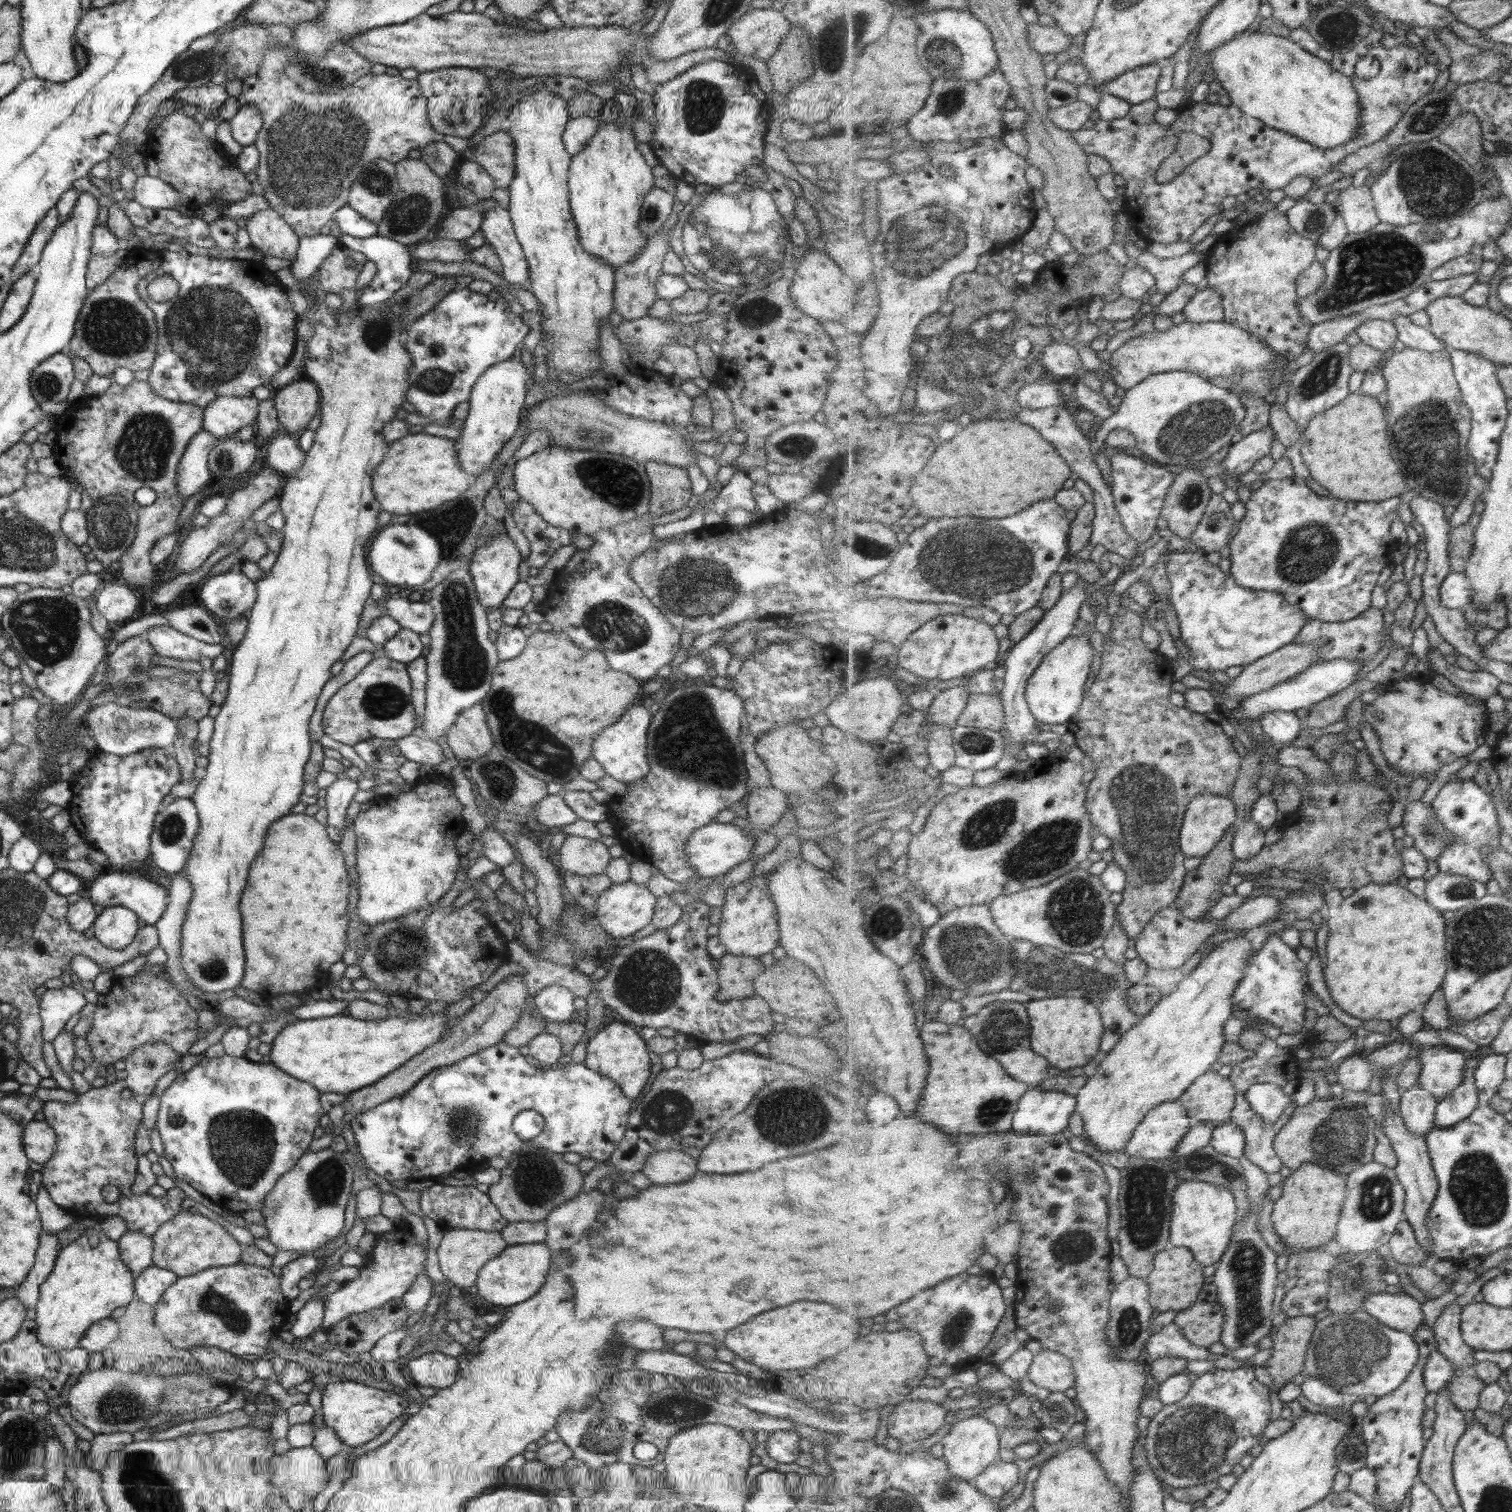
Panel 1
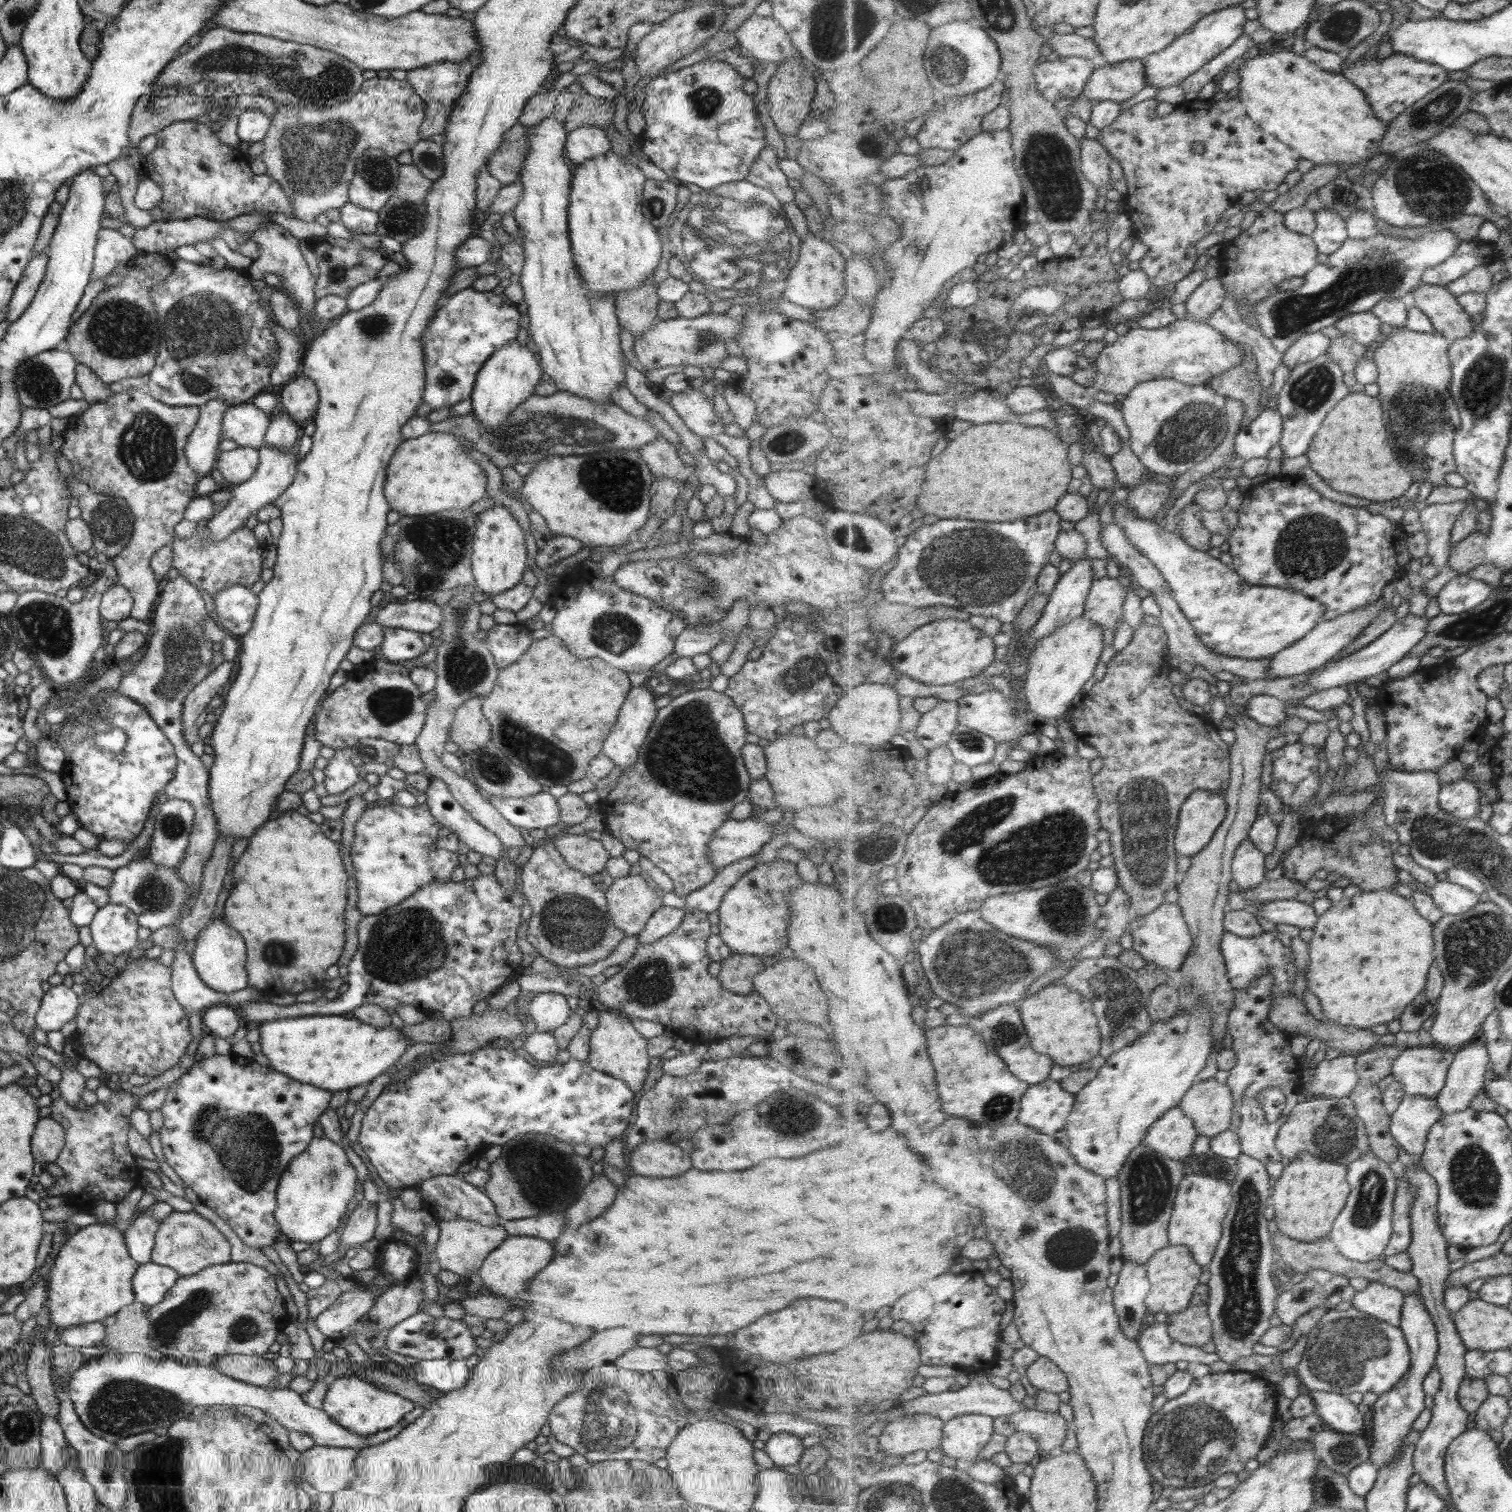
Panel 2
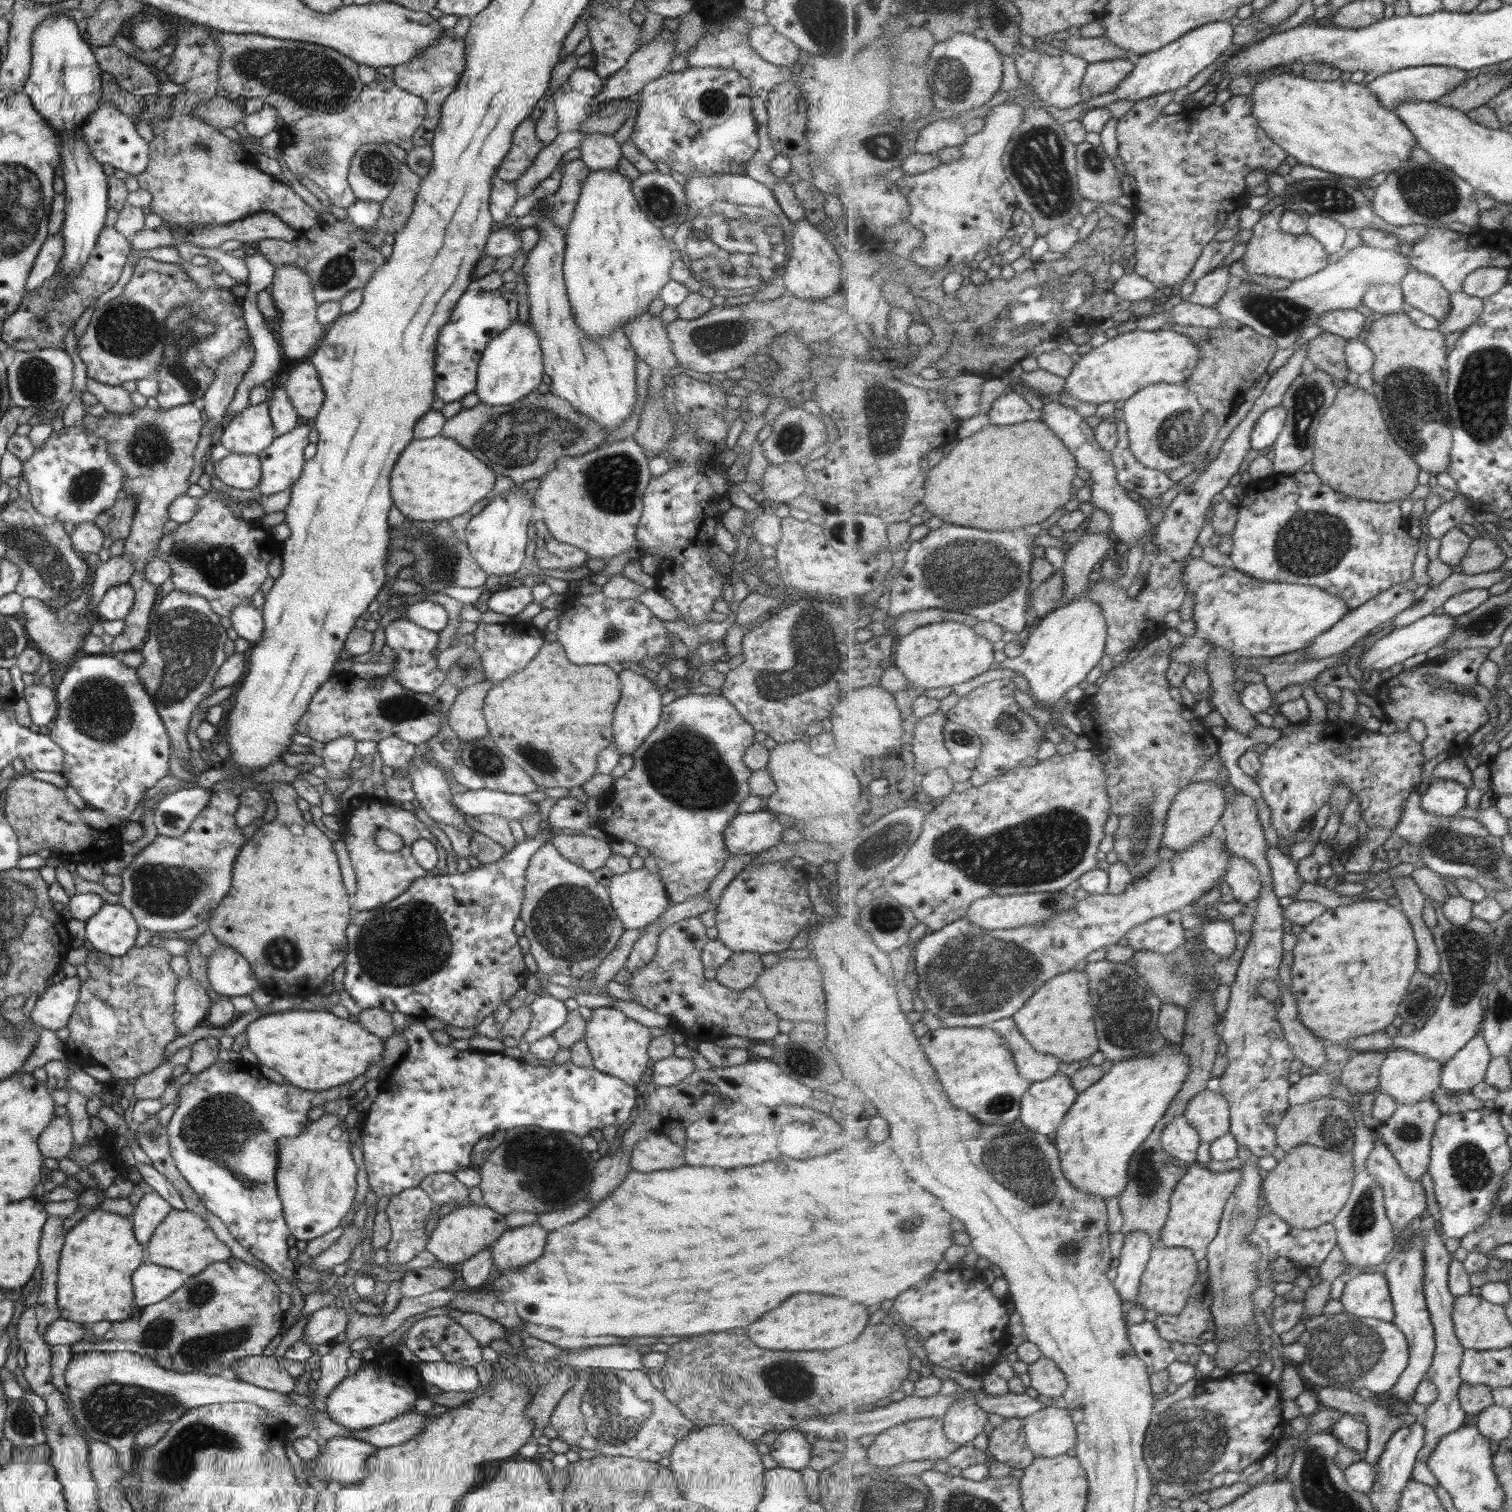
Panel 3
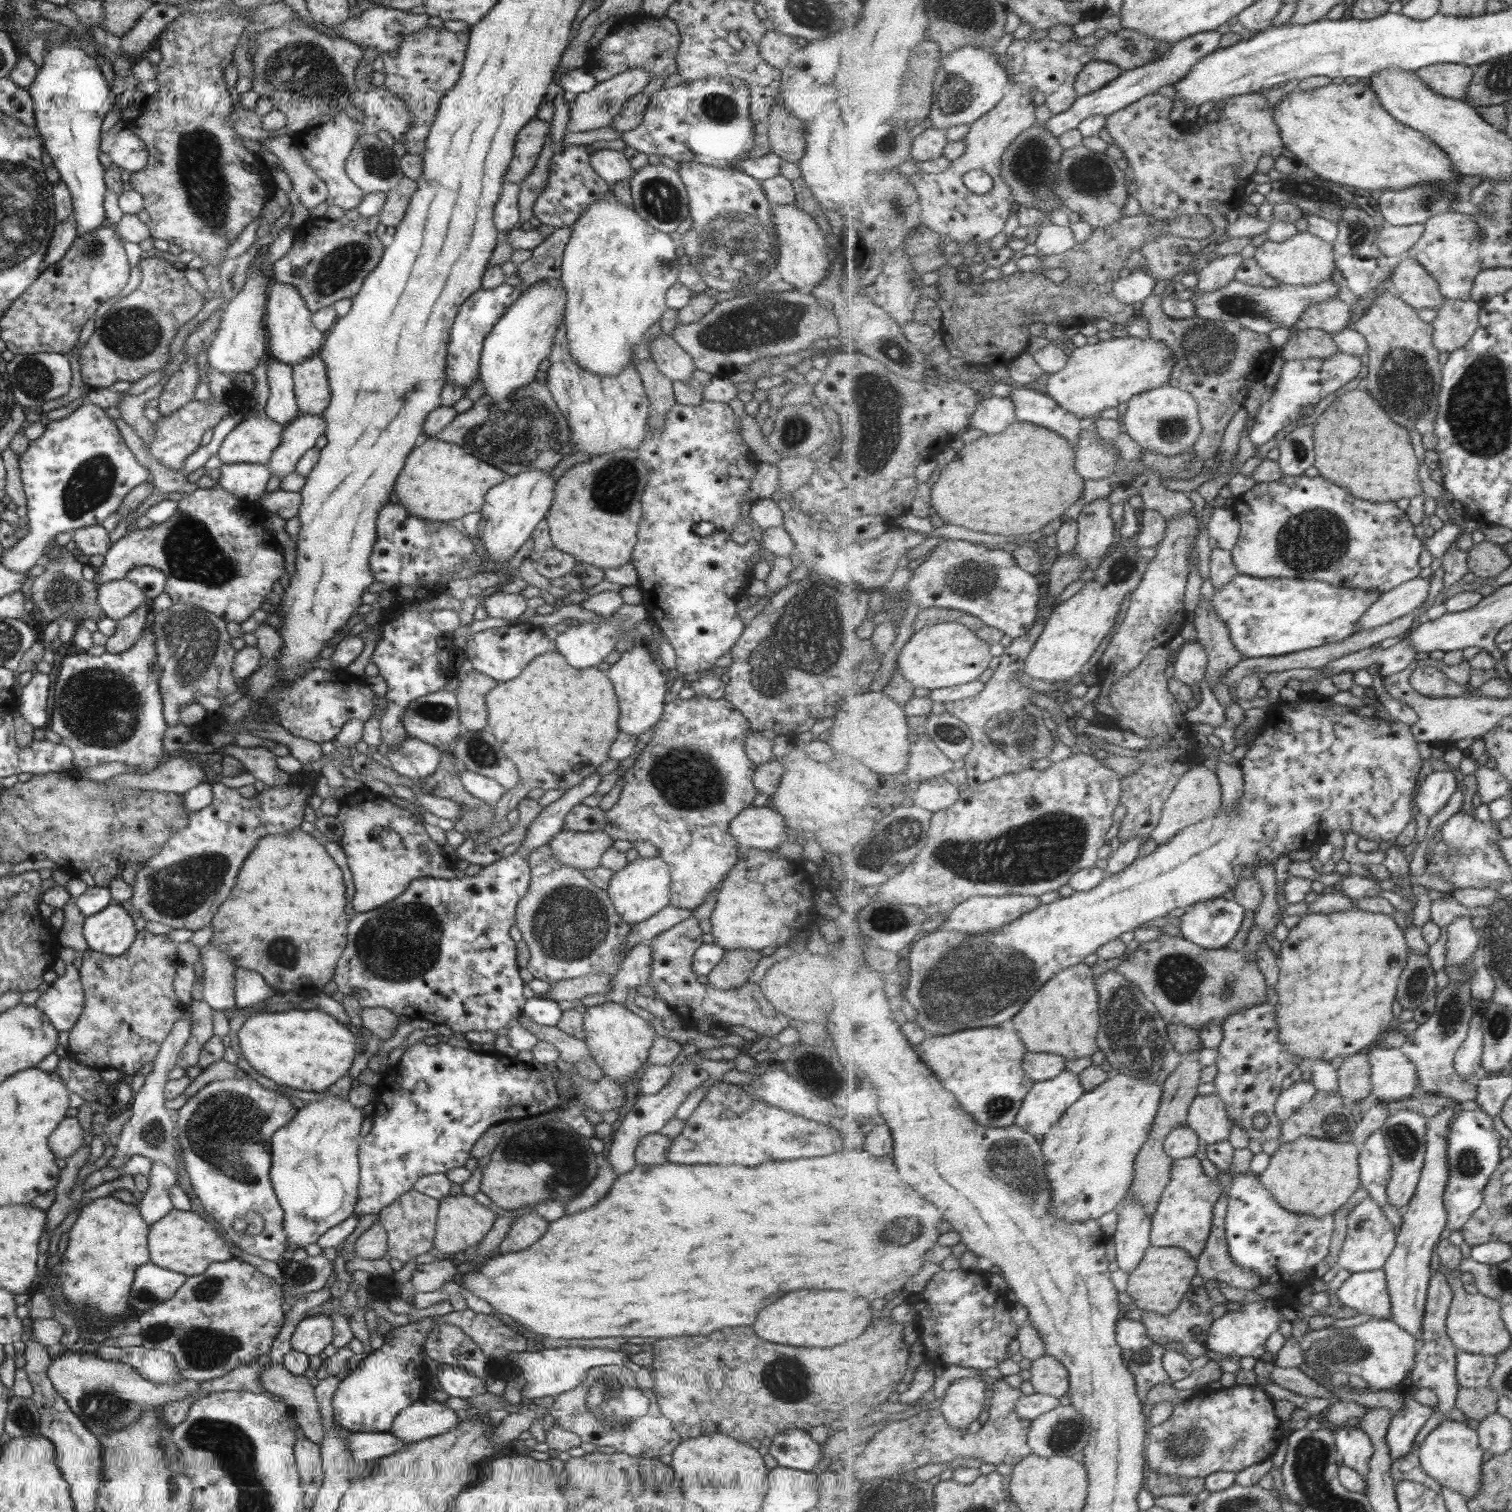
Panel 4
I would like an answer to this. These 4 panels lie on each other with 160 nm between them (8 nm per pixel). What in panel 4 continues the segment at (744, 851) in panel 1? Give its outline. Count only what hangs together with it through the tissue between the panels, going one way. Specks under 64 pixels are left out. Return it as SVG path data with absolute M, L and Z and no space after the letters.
M769 805L750 806L743 808L732 818L729 823L729 834L736 840L740 850L759 849L764 851L773 851L783 842L785 843L790 837L786 832L787 826L784 818Z

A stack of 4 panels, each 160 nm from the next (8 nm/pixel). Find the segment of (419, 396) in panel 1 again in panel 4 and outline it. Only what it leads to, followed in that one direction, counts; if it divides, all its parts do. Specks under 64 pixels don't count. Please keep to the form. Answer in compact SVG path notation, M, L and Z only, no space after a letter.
M501 283L489 290L479 289L464 300L458 309L449 333L444 368L446 384L455 383L467 388L478 377L483 339L489 334L491 327L499 320L499 317L505 314L505 310L515 302L519 293L519 284L511 286Z

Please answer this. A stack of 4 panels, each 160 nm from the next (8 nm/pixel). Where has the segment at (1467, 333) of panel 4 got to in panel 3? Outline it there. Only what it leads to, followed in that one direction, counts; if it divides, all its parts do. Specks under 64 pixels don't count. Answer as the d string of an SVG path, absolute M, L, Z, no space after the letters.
M1465 291L1450 293L1453 310L1445 321L1441 322L1439 330L1443 334L1466 330L1475 324L1484 312L1484 299L1471 296Z

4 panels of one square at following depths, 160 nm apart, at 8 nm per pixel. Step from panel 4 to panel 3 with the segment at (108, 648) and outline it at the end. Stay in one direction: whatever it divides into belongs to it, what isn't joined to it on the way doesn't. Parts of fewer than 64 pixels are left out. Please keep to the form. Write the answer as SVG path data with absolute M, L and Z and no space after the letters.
M187 403L173 408L163 410L161 408L151 409L145 407L136 407L125 414L111 414L105 411L101 416L101 424L95 430L86 431L90 435L101 437L107 441L107 450L112 459L117 461L124 474L124 481L121 493L122 495L131 495L135 501L135 511L130 526L129 535L123 540L123 553L109 557L107 561L95 566L95 576L93 583L89 584L89 608L95 608L103 593L111 586L129 584L133 589L134 601L122 620L124 627L121 634L111 642L111 654L120 656L143 643L147 635L147 627L150 619L151 608L155 602L155 596L159 592L158 588L151 587L145 577L143 577L143 566L151 558L162 560L167 563L171 576L175 576L175 588L197 594L204 598L210 606L210 609L221 618L230 618L231 611L236 606L247 606L251 603L251 596L259 590L261 584L265 582L268 576L267 564L271 562L274 554L279 554L279 544L274 541L266 527L258 526L251 521L242 518L234 518L231 514L231 508L223 502L228 496L228 492L220 490L222 496L217 496L213 491L205 491L204 495L196 499L195 512L191 520L177 525L172 532L164 531L165 522L169 521L167 509L169 504L174 502L178 496L185 494L187 487L187 477L193 468L193 455L195 444L199 440L201 426L203 421L199 417L199 408L197 403Z

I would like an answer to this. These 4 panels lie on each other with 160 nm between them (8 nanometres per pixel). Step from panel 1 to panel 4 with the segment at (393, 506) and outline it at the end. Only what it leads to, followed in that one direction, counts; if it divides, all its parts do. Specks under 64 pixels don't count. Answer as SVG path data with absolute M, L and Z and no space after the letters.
M426 437L419 448L413 448L407 462L395 479L394 492L399 506L409 515L433 522L463 519L469 513L479 513L485 493L507 475L498 468L465 454L460 446Z

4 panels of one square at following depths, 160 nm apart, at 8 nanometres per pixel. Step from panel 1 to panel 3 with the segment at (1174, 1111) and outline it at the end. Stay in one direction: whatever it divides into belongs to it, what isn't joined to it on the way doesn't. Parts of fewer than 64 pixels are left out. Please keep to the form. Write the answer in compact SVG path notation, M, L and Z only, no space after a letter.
M1186 1116L1167 1124L1161 1140L1162 1147L1171 1156L1189 1165L1197 1164L1197 1150L1202 1144L1202 1138Z

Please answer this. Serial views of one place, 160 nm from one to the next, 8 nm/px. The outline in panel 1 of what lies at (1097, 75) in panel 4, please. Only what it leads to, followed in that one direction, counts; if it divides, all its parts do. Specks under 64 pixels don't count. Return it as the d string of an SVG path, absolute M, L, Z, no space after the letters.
M1147 64L1103 84L1102 93L1126 99L1131 105L1141 105L1156 98L1157 82L1161 78L1162 64Z

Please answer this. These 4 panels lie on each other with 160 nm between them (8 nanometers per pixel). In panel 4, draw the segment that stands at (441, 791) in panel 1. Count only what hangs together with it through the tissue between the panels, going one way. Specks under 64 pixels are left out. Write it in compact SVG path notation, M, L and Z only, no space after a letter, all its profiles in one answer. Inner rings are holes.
M362 786L339 800L341 808L334 816L343 828L339 846L345 852L347 866L355 884L353 910L367 912L399 896L407 885L419 878L454 878L456 870L447 867L448 859L442 848L431 841L422 823L407 809L397 807L383 796L371 793ZM373 826L387 826L400 838L401 846L393 850L382 848L383 840L371 836Z

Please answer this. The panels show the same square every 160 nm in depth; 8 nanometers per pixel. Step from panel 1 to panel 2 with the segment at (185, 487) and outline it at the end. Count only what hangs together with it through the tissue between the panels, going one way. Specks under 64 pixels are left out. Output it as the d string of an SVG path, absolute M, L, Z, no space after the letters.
M212 398L200 406L195 428L187 437L184 453L189 468L200 478L209 475L214 468L218 446L221 440L221 423L226 411L223 399Z

